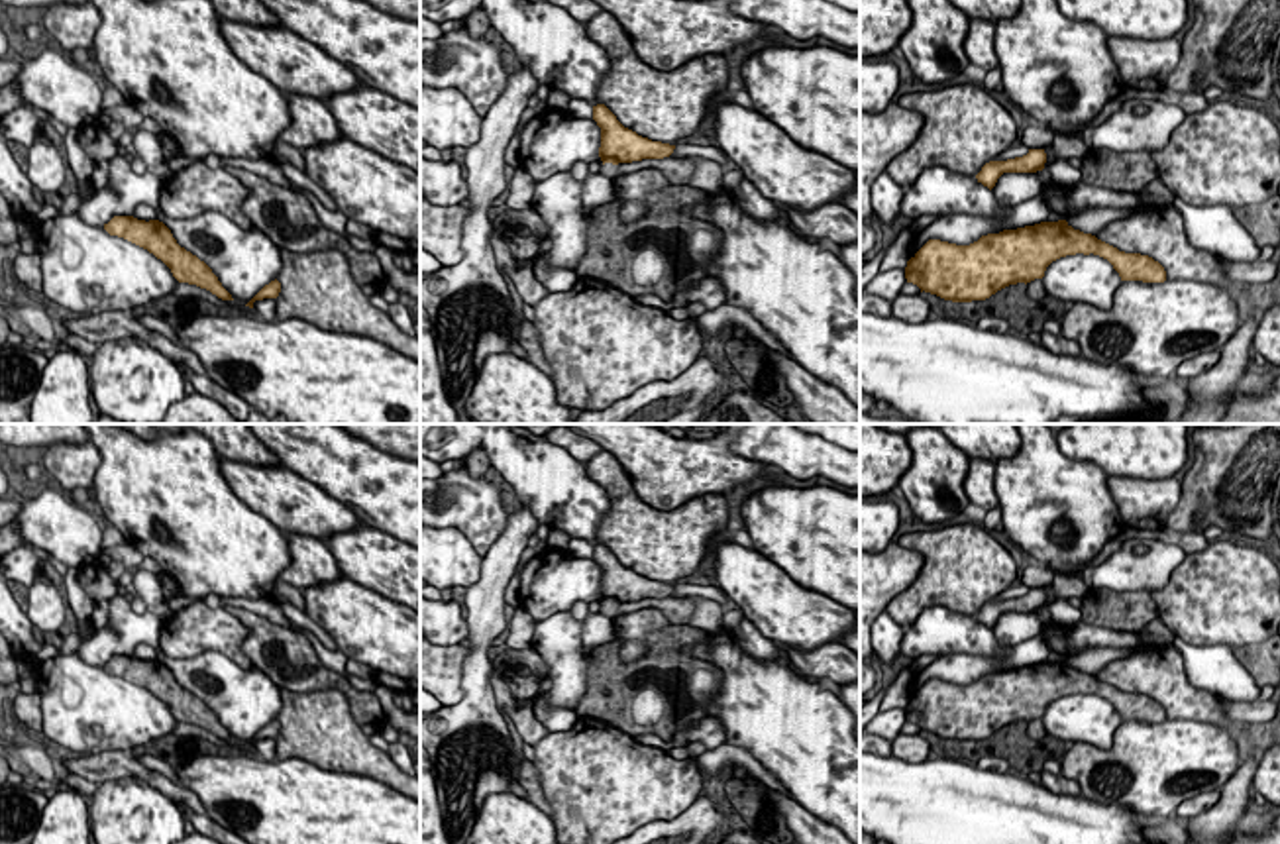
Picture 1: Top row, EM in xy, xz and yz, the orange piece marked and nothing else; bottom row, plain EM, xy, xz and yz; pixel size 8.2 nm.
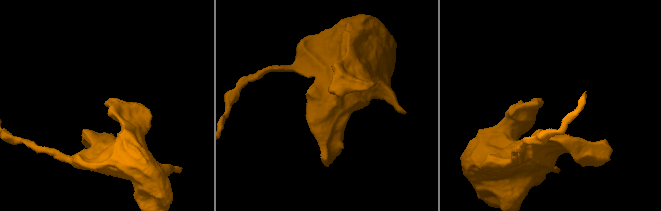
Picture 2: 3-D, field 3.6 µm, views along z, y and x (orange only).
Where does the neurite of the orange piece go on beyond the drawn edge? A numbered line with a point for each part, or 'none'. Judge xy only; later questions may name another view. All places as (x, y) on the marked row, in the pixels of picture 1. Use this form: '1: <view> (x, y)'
none

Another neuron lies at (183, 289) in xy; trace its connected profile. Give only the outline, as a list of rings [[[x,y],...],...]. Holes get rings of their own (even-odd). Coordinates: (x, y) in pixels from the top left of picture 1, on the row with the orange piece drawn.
[[[177,283],[173,294],[208,300],[208,302],[220,306],[220,308],[222,308],[222,306],[230,308],[232,314],[255,316],[253,308],[249,308],[249,306],[245,306],[245,304],[240,304],[240,302],[236,302],[236,300],[222,300],[222,298],[218,298],[216,294],[212,294],[210,290],[200,289],[200,287],[196,287],[196,285]]]

